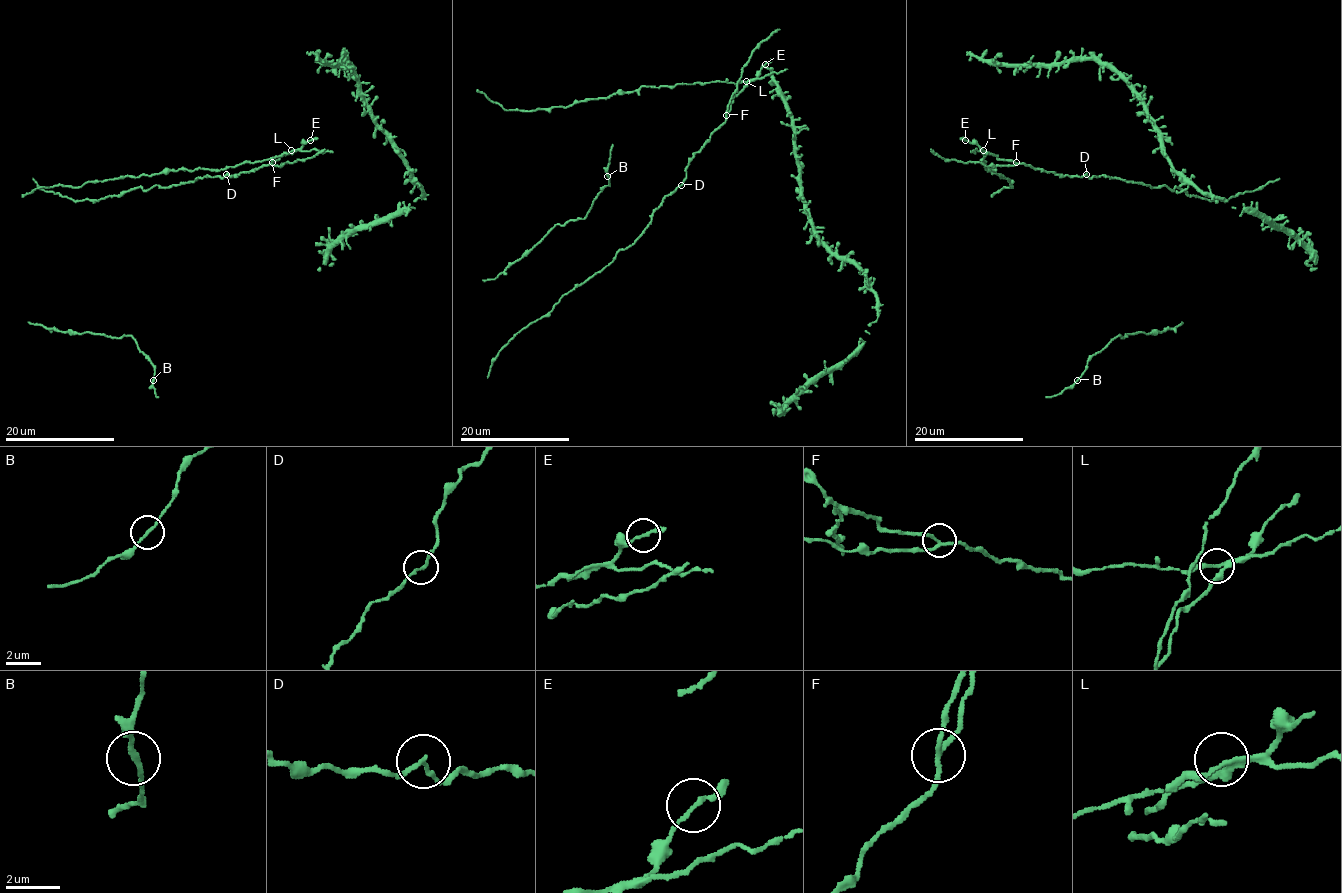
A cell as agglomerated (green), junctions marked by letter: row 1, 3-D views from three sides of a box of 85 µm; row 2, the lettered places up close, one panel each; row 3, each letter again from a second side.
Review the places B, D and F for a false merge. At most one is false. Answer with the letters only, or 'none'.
F

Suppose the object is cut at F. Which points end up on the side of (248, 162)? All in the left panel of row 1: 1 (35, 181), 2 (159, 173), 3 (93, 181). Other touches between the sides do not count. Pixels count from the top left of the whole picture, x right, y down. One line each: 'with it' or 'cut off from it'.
1: cut off from it
2: with it
3: with it

